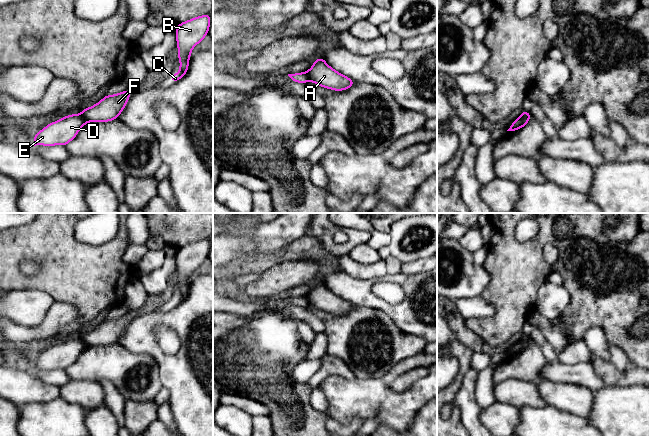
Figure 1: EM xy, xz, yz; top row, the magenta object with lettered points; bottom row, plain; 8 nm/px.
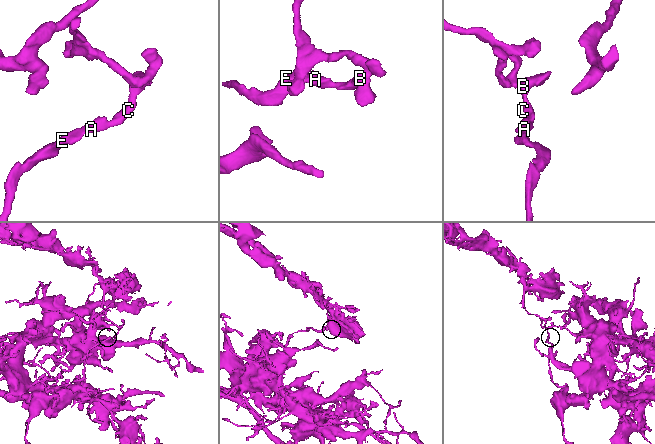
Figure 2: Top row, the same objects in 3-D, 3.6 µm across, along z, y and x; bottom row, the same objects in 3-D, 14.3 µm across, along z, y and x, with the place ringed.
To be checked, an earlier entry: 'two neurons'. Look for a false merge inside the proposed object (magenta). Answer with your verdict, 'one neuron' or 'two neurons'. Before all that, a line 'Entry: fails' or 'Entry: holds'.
Entry: holds
two neurons

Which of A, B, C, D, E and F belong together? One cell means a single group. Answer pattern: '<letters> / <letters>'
A B C F / D E

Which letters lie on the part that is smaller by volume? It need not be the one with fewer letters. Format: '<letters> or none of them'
A, B, C, F

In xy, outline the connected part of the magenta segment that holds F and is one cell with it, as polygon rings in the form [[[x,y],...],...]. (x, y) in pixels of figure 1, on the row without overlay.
[[[129,314],[115,319],[106,319],[97,328],[83,333],[81,339],[86,346],[108,346],[118,343],[130,319],[131,316]]]

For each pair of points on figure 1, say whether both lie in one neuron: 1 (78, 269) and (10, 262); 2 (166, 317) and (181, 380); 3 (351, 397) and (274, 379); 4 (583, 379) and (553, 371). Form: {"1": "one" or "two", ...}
{"1": "one", "2": "one", "3": "two", "4": "one"}

